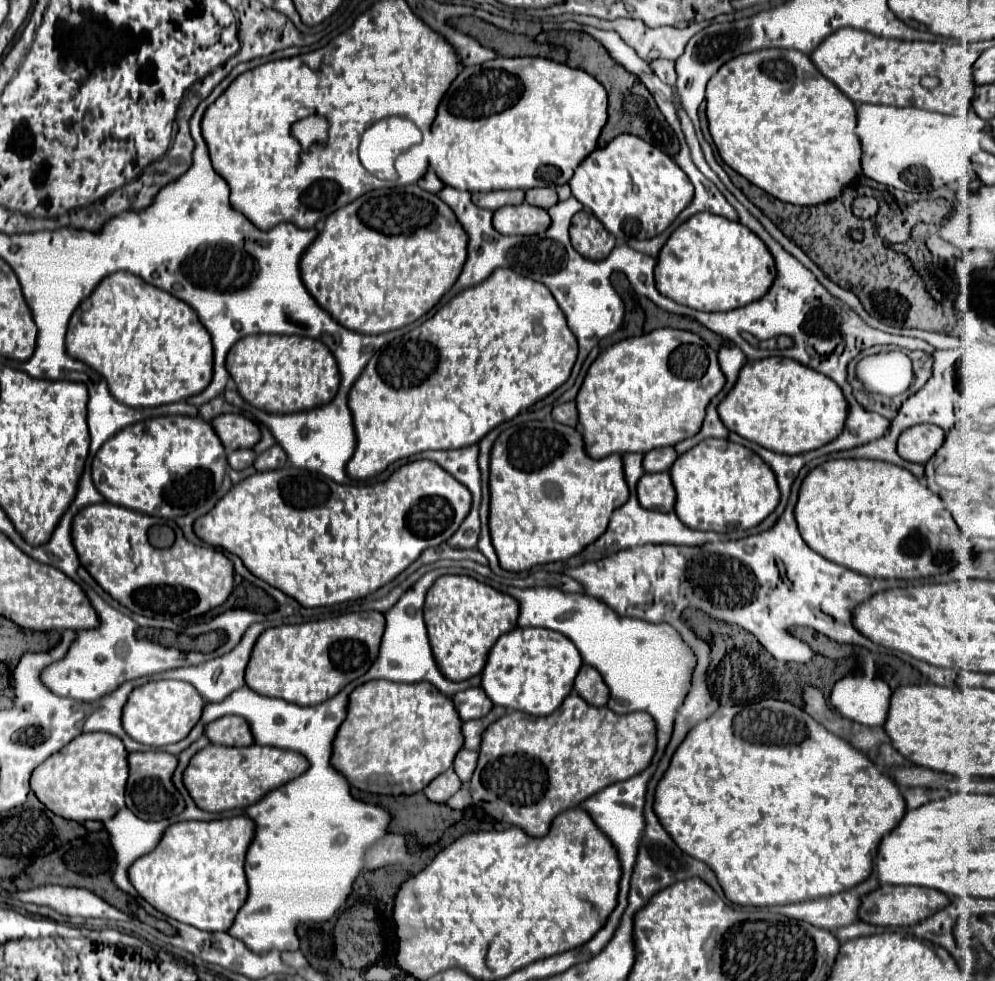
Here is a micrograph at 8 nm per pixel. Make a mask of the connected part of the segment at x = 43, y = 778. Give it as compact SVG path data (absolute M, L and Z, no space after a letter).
M90 732L76 736L62 752L46 758L42 766L32 772L30 788L38 800L62 818L110 820L124 806L124 788L128 778L128 752L116 736L106 732Z

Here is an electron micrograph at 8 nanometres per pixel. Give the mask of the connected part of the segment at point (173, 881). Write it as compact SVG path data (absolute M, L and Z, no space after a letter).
M248 816L210 822L176 822L166 828L154 852L138 858L128 868L128 880L138 896L164 916L198 930L228 930L248 896L244 856L252 836L254 822Z

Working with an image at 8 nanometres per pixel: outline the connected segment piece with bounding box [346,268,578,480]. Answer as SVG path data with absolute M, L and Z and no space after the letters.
M510 268L494 270L482 284L462 290L448 304L444 304L432 318L428 318L426 322L422 322L420 326L410 330L408 334L392 340L390 344L380 348L370 358L370 362L366 364L366 368L362 370L360 378L354 382L354 386L350 388L350 394L348 394L348 408L352 412L352 422L354 422L354 430L356 430L356 450L354 450L354 456L350 458L350 462L346 464L346 474L352 480L366 480L366 478L380 474L388 464L392 464L398 458L406 458L406 456L412 456L412 454L418 454L424 450L464 448L464 446L480 442L492 428L496 428L498 424L502 424L506 420L512 420L518 412L530 408L532 404L536 404L538 400L542 400L550 392L554 392L558 386L562 386L570 376L570 370L576 362L576 354L578 354L576 338L570 332L566 318L564 318L560 306L556 304L554 296L550 294L550 290L544 284L538 284L530 278L518 276Z

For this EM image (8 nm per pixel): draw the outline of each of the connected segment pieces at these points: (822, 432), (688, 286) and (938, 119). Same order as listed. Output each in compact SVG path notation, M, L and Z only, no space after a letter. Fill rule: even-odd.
M780 356L746 362L734 388L718 404L718 416L730 432L772 452L802 454L834 440L846 422L848 404L834 380Z
M708 212L690 216L690 220L670 234L654 268L656 288L662 296L706 312L734 310L760 300L770 282L774 282L774 276L774 258L770 258L768 248L754 232L740 222L730 222Z
M860 104L856 116L856 134L862 144L862 176L908 192L940 188L970 176L970 156L974 148L978 150L978 138L966 126L970 124L966 116L946 116L910 106L894 108L882 104ZM966 142L974 142L974 146L966 146Z

